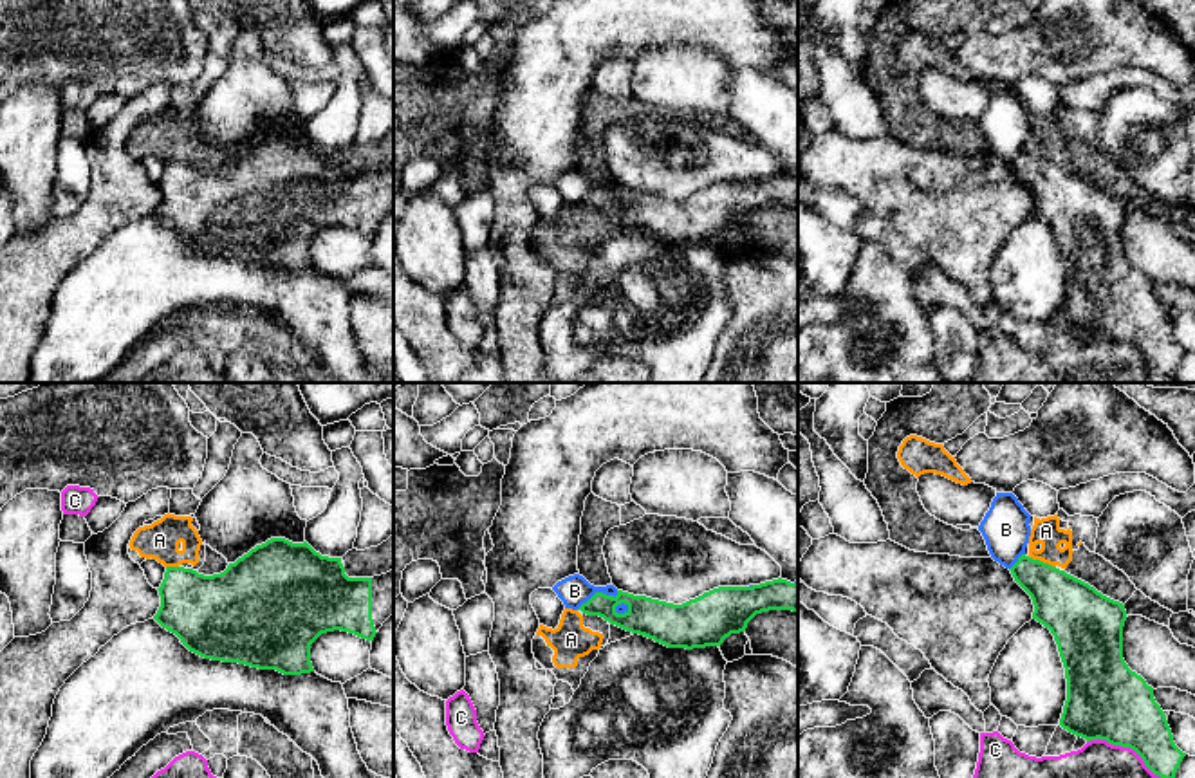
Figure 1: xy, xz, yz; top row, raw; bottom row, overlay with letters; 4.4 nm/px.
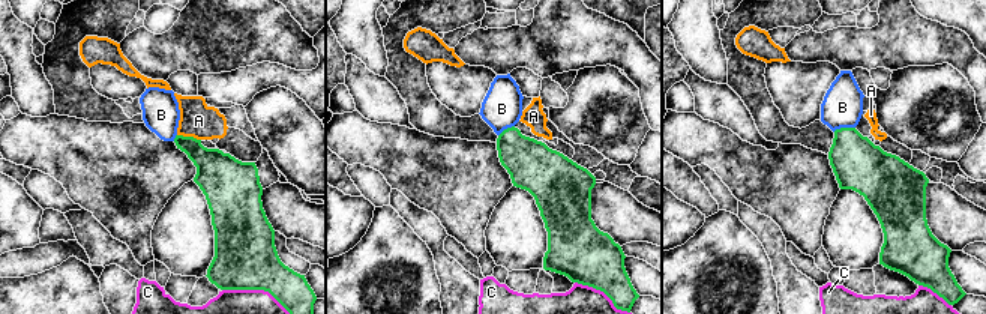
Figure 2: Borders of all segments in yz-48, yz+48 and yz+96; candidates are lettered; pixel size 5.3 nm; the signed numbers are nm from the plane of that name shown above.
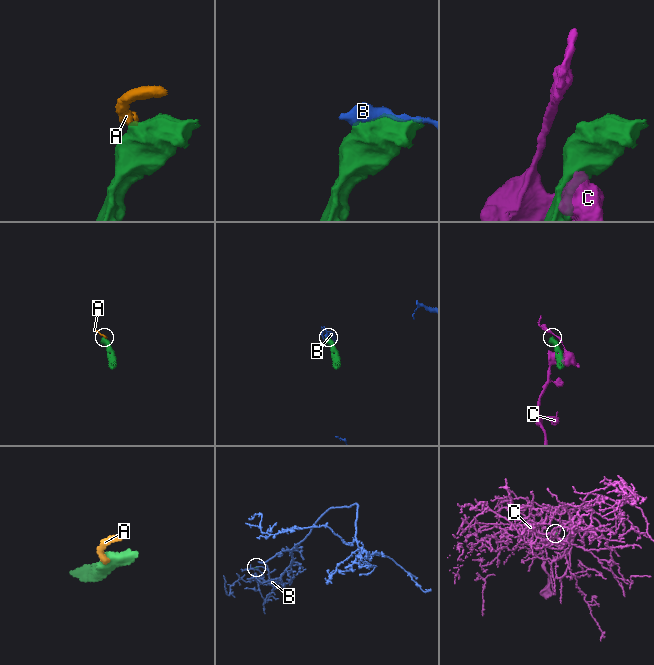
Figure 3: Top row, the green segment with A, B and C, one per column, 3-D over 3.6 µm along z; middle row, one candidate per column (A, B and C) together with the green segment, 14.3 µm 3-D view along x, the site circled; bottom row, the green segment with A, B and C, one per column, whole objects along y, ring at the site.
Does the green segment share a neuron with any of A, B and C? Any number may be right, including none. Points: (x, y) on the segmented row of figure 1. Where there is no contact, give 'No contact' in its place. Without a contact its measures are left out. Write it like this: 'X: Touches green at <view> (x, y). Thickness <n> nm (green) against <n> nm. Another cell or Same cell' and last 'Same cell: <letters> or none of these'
A: Touches green at yz (1042, 562). Thickness 280 nm (green) against 120 nm. Another cell
B: Touches green at xz (598, 592). Thickness 170 nm (green) against 140 nm. Another cell
C: Touches green at yz (1125, 746). Thickness 360 nm (green) against 170 nm. Another cell
Same cell: none of these

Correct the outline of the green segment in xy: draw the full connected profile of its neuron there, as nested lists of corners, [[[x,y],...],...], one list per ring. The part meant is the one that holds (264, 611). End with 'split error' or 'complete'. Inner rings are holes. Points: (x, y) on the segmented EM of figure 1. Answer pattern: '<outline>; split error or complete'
[[[285,538],[256,545],[213,576],[166,567],[157,590],[161,607],[153,619],[190,652],[283,675],[314,671],[310,644],[321,634],[341,630],[374,641],[394,614],[394,569],[374,578],[348,578],[341,558],[321,556],[307,542],[292,543]]]; split error

